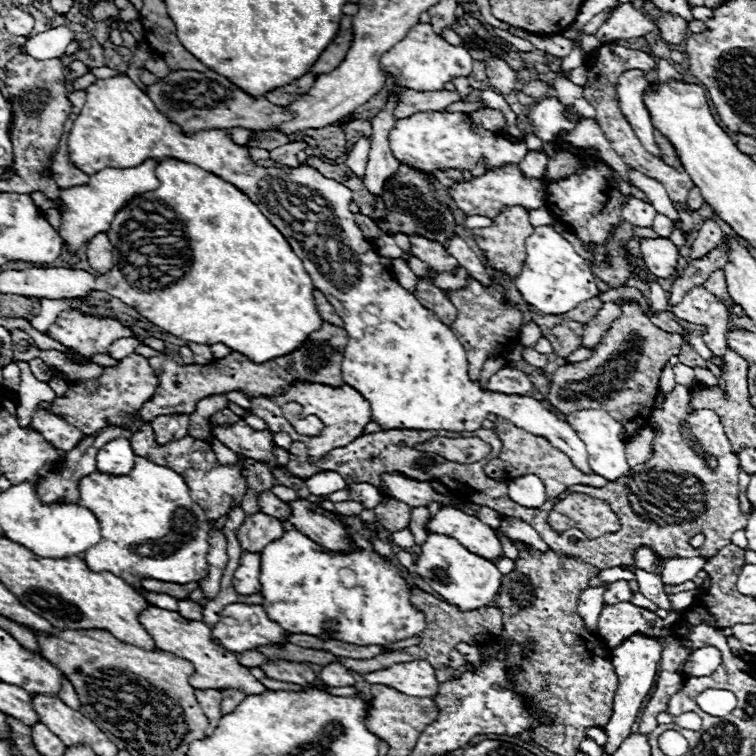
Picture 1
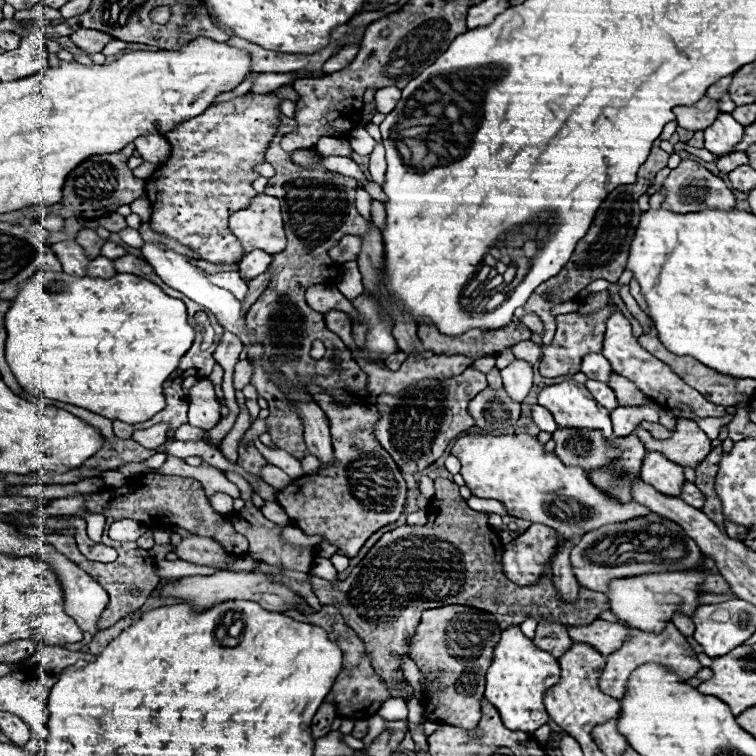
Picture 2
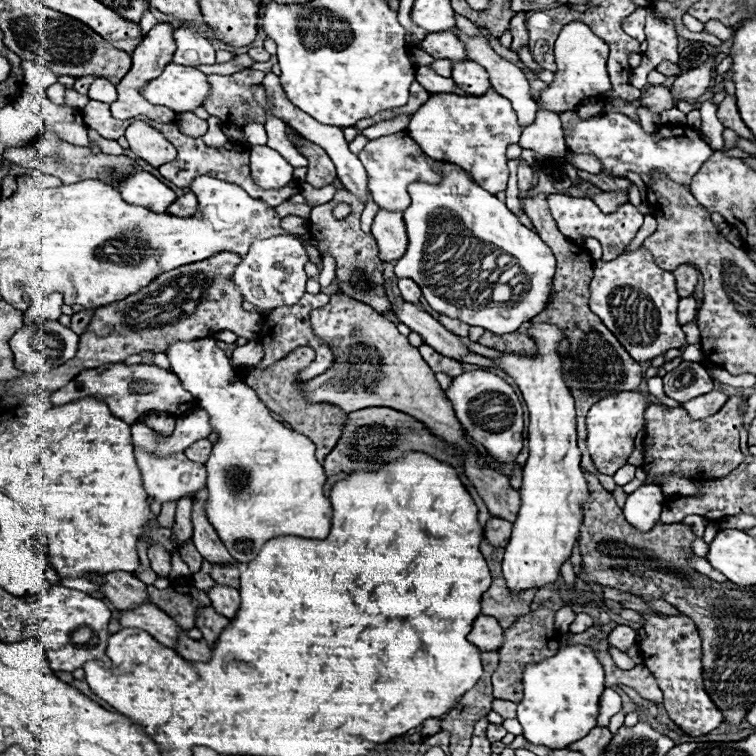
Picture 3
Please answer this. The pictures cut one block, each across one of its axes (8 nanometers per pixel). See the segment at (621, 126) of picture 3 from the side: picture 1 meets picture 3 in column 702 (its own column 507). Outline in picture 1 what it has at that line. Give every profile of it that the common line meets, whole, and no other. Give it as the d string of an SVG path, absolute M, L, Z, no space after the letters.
M418 112L406 120L398 120L396 126L388 134L388 146L392 156L398 162L408 164L410 168L432 172L432 170L470 170L480 156L486 158L488 168L496 168L510 162L520 162L528 148L526 142L512 144L504 138L502 132L488 132L480 126L470 126L462 112L456 114L442 114L442 112Z

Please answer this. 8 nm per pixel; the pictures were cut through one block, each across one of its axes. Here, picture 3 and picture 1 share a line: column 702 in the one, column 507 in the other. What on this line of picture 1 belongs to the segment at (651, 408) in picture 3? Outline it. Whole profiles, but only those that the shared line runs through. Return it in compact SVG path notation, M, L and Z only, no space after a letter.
M496 418L494 422L496 434L502 440L502 450L498 454L498 458L492 458L486 466L484 472L490 478L502 478L502 480L514 480L518 476L526 476L526 474L536 474L544 484L546 484L546 496L548 498L558 498L562 492L566 492L570 486L574 484L584 484L584 486L594 486L594 488L602 488L608 484L608 480L602 480L602 476L594 476L594 474L584 474L580 472L572 460L560 452L556 446L552 446L546 438L530 434L518 426L514 426L510 420L506 418Z

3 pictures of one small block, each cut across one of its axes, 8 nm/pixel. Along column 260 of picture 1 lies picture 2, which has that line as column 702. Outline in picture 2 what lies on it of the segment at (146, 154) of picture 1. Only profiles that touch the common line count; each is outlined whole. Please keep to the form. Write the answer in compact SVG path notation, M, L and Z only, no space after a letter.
M682 160L680 166L676 170L670 172L670 176L662 182L662 186L658 188L660 192L664 192L664 208L670 208L670 212L702 212L704 208L718 208L718 210L730 210L736 206L734 194L732 190L726 186L726 182L718 176L714 176L712 172L708 172L706 168L702 168L698 162L694 160Z

